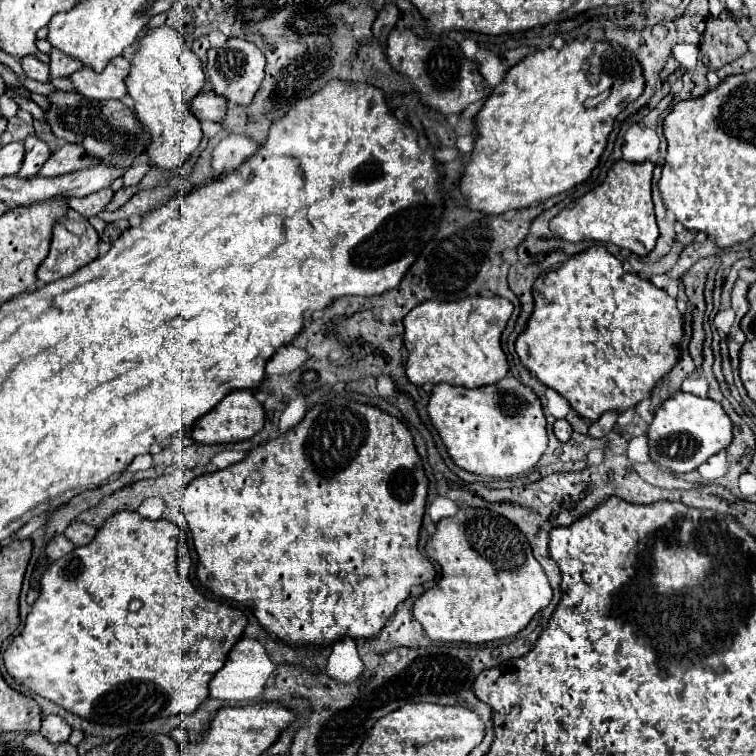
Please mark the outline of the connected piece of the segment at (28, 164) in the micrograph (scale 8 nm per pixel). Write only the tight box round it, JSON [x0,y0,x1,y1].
[18,136,50,178]

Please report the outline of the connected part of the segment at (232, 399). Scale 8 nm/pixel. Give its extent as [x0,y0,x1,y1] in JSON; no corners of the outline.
[192,390,264,444]

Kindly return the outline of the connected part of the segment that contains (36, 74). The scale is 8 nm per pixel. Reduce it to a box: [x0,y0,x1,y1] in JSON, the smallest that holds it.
[20,56,48,82]

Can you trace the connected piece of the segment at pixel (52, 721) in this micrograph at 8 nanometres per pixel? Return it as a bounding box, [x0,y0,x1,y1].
[40,716,72,742]

